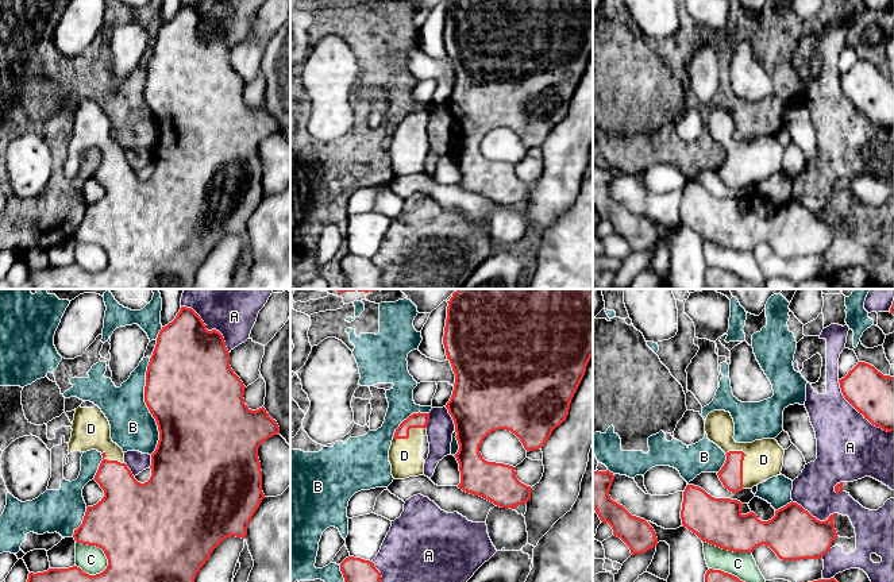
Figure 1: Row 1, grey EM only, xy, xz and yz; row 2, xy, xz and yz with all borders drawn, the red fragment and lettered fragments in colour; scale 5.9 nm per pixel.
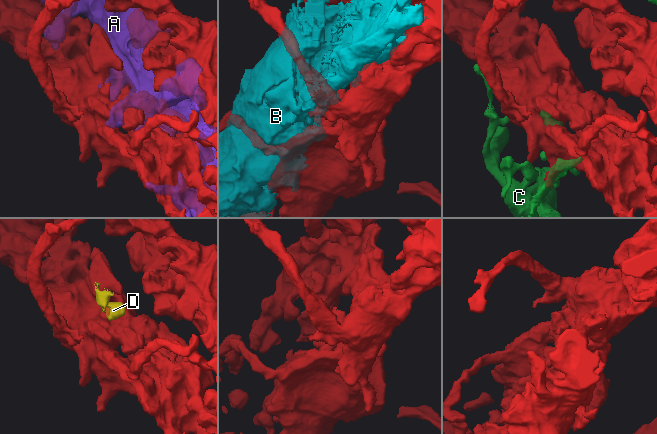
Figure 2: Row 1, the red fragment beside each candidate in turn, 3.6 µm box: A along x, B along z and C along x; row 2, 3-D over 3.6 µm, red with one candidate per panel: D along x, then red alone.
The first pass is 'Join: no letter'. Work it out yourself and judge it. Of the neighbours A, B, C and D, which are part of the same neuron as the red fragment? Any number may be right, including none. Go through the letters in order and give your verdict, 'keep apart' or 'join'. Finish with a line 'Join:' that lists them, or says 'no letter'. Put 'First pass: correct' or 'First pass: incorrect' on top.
First pass: incorrect
A: keep apart
B: keep apart
C: keep apart
D: join
Join: D

